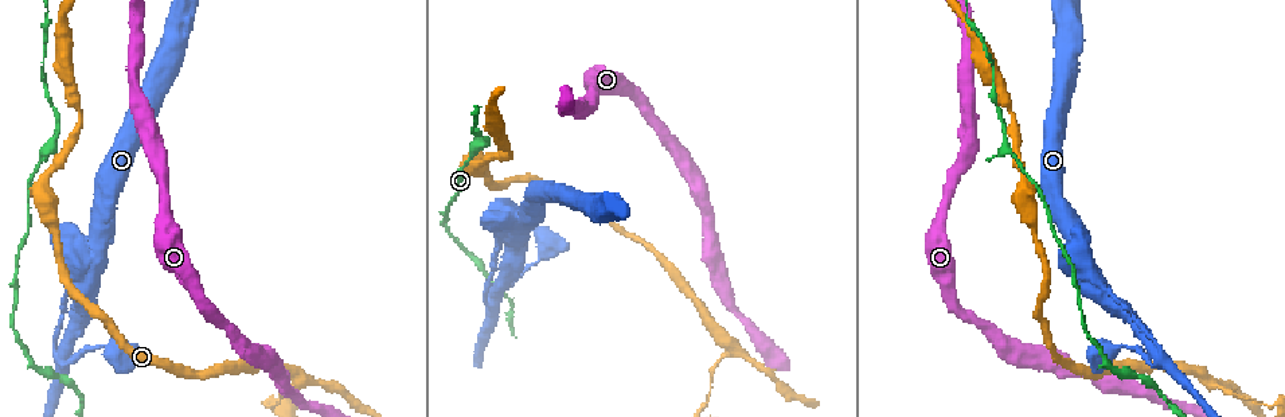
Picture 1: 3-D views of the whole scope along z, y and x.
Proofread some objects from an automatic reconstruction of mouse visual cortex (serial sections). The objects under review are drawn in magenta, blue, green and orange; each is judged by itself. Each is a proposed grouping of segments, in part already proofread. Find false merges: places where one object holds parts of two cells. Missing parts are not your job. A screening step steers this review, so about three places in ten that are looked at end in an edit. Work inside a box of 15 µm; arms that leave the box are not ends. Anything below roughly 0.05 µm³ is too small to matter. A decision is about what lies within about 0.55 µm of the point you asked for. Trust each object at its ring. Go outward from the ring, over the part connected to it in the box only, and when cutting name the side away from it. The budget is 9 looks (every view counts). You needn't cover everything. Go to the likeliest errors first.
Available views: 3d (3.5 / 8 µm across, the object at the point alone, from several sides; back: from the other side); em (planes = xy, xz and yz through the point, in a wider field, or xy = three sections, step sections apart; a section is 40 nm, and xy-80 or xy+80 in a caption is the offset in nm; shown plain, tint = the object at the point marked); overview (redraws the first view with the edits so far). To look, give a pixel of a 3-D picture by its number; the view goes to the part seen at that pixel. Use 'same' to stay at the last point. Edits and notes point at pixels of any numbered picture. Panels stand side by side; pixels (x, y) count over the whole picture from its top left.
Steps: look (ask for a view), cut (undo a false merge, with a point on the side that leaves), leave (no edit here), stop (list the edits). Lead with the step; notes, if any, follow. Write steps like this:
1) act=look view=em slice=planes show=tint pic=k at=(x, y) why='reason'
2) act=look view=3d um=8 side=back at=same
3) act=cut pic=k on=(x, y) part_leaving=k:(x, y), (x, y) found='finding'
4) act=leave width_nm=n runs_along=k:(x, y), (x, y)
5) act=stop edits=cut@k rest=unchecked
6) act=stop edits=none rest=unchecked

act=look view=3d um=8 pic=1 at=(300, 383) why='three-way junction'

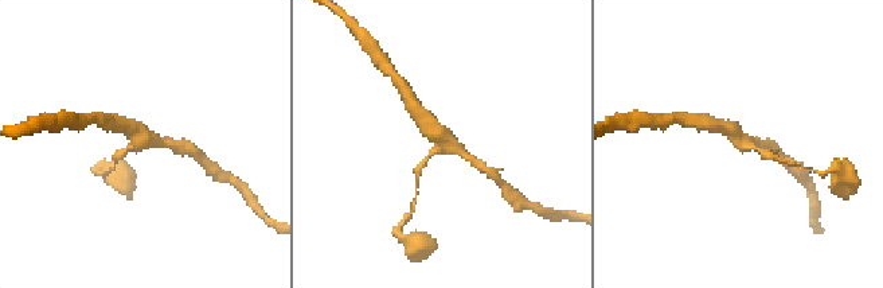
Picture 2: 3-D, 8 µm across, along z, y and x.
act=look view=3d um=3.5 pic=2 at=(740, 141) why='closer look'

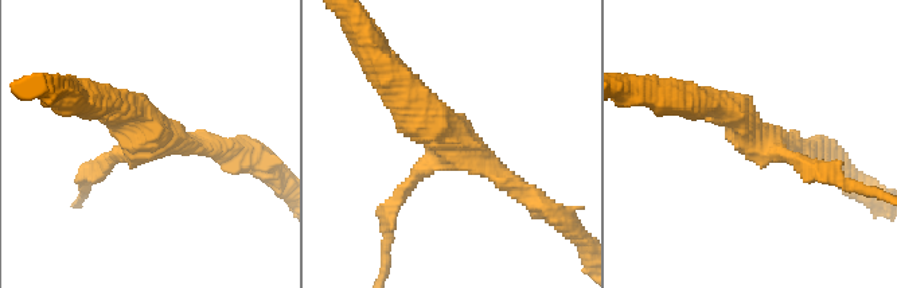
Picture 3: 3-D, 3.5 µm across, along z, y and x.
act=look view=em slice=xy step=5 show=tint pic=3 at=(754, 139) arms=3 arm_widths_nm=150,250,350

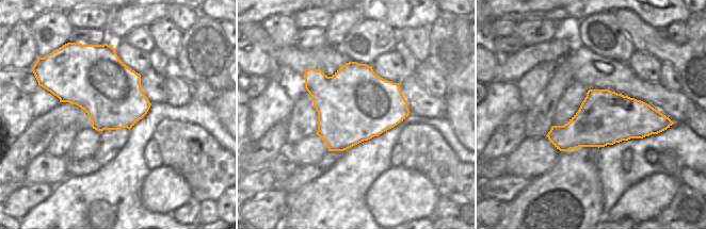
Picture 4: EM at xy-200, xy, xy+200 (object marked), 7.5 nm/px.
act=leave found='all the same cell'

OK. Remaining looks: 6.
act=look view=em slice=xy step=5 show=tint pic=1 at=(499, 236) why='a narrow waist'

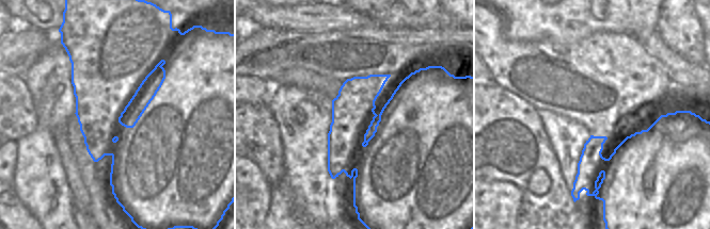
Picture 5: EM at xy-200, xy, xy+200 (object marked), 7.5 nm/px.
act=look view=3d um=3.5 at=same why='wider look'

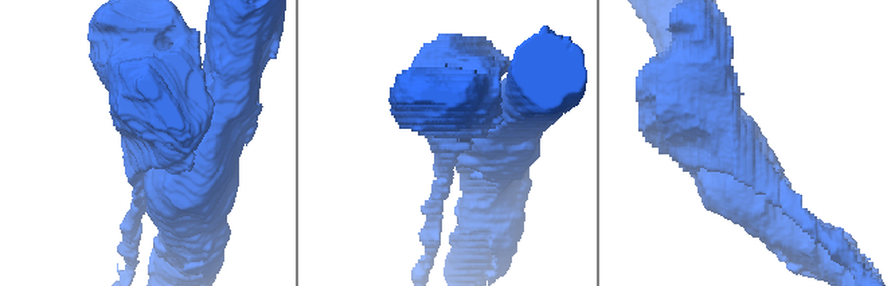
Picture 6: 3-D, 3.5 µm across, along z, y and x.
act=leave runs_along=6:(729, 149), (815, 227) found='one cell here'

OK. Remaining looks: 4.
act=look view=3d um=8 pic=1 at=(63, 359)

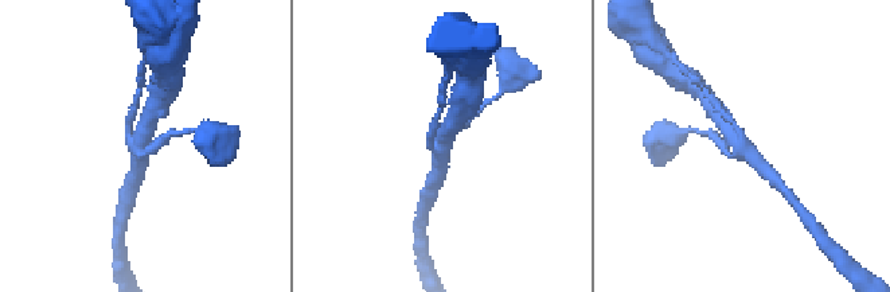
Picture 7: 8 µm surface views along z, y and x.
act=look view=3d um=3.5 pic=7 at=(742, 151)

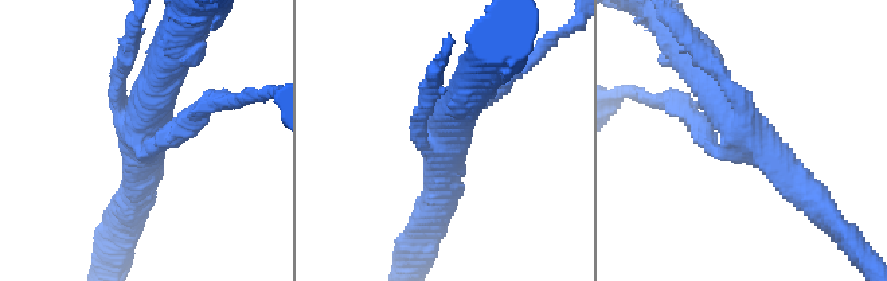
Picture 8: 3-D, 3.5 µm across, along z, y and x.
act=leave runs_along=8:(167, 65), (145, 151), (195, 117) found='all the same cell'

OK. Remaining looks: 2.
act=look view=3d um=3.5 pic=1 at=(1024, 185)

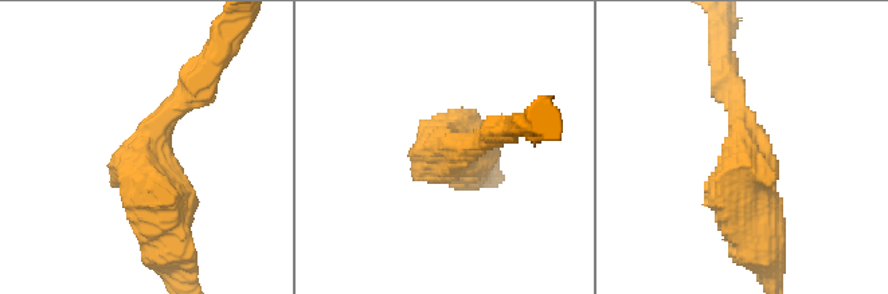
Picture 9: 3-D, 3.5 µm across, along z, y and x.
act=look view=em slice=planes show=tint pic=9 at=(157, 146) why='need the tissue'

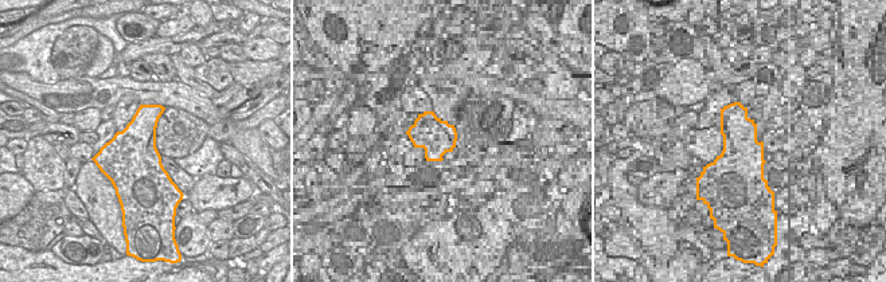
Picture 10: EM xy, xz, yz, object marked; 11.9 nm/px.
act=leave runs_along=9:(765, 254), (730, 93) found='all the same cell'

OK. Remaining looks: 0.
act=stop edits=none rest=unchecked

